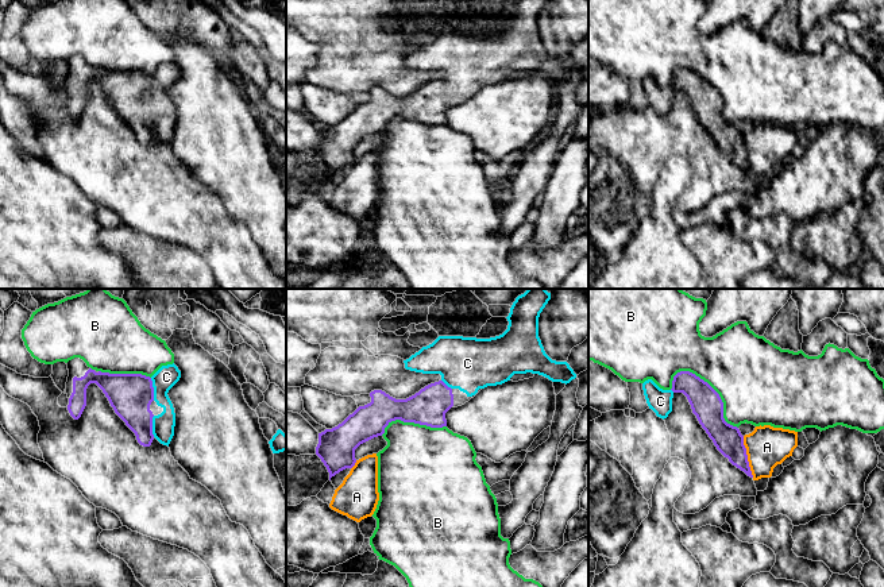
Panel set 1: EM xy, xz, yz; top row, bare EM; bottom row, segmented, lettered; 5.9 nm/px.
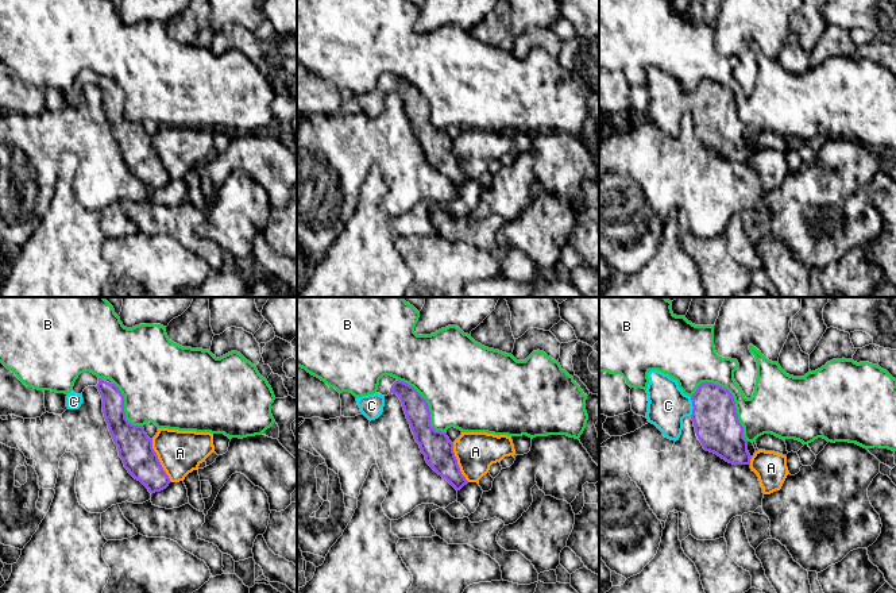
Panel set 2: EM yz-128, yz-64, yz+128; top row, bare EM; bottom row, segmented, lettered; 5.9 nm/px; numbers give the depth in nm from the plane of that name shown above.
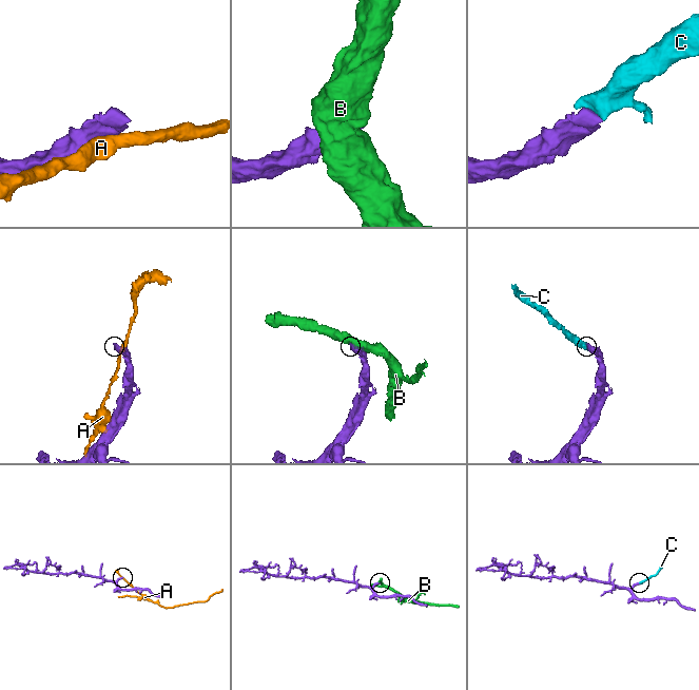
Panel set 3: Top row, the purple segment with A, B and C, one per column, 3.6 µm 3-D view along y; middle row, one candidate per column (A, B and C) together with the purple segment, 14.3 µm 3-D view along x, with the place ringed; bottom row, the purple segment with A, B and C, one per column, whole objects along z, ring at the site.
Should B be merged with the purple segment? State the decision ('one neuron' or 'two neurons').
two neurons

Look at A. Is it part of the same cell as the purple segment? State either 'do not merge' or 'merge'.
do not merge

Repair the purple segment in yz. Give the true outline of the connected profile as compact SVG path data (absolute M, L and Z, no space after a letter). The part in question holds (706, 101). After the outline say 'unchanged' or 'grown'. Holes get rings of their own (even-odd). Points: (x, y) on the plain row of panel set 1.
M680 69L673 74L673 90L683 90L696 113L699 121L713 138L717 147L729 159L753 175L744 134L737 124L727 121L723 116L723 100L719 92L703 77L690 69Z; unchanged

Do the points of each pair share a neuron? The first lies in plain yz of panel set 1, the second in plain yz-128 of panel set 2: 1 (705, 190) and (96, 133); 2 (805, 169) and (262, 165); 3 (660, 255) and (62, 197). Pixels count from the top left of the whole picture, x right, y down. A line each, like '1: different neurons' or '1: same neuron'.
1: same neuron
2: same neuron
3: same neuron

